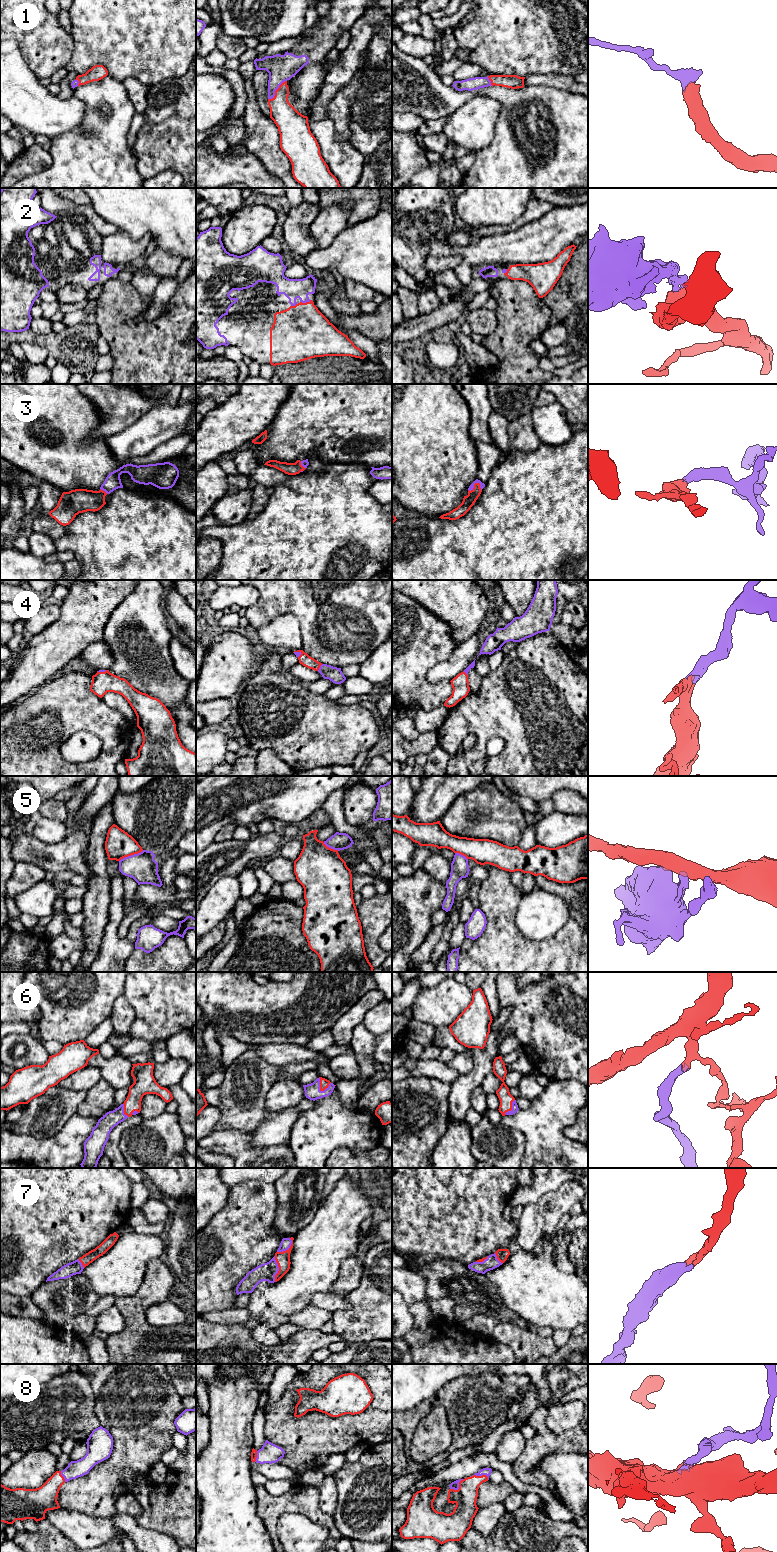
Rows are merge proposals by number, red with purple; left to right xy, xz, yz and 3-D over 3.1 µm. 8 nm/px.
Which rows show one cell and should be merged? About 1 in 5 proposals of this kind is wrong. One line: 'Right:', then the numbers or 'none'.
Right: 1, 2, 3, 4, 6, 7, 8

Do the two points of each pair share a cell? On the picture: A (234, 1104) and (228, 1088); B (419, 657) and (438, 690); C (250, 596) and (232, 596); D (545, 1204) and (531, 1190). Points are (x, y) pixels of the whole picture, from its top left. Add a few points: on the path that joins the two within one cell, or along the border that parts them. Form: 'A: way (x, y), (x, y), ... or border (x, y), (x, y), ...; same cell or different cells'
A: way (234, 1100), (232, 1092); same cell
B: way (419, 667), (419, 677), (428, 686); same cell
C: way (246, 596), (236, 596); same cell
D: border (560, 1185), (546, 1192), (536, 1203); different cells

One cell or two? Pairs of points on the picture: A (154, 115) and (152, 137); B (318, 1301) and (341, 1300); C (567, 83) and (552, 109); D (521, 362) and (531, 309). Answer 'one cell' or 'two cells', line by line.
A: two cells
B: one cell
C: two cells
D: one cell

